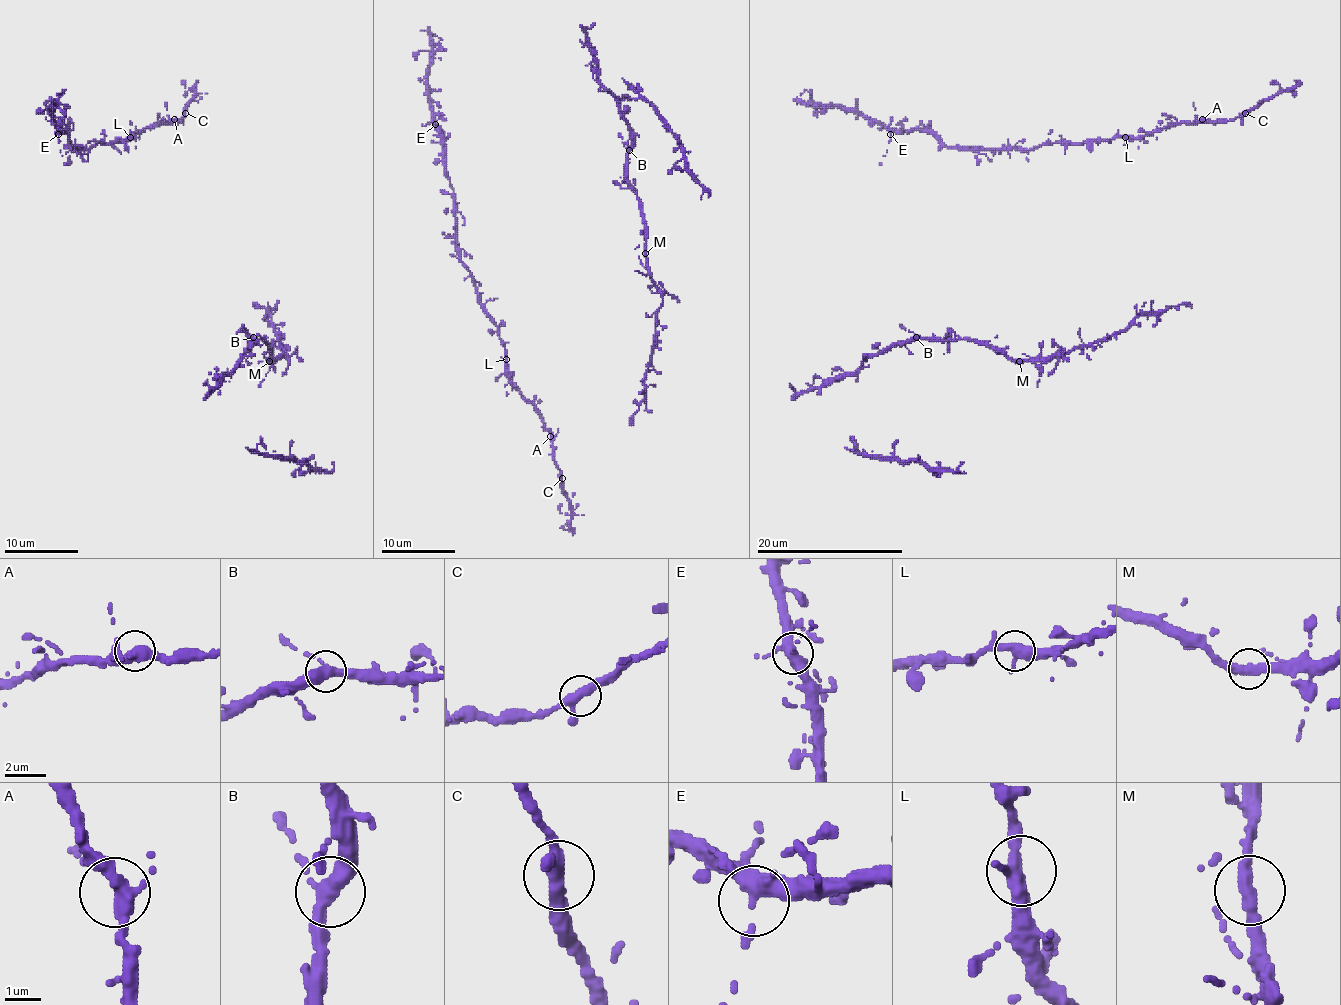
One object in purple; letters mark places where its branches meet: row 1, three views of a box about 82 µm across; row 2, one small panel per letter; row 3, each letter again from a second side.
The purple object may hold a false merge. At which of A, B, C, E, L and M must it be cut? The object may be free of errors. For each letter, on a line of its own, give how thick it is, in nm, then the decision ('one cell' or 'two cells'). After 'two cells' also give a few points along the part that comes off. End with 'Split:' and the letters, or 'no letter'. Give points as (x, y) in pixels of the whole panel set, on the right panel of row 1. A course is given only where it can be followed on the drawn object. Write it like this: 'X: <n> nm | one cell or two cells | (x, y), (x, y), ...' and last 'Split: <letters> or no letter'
A: 360 nm | one cell
B: 320 nm | one cell
C: 320 nm | one cell
E: 360 nm | one cell
L: 320 nm | one cell
M: 320 nm | one cell
Split: no letter

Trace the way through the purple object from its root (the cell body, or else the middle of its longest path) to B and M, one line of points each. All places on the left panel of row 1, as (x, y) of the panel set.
B: (253, 302), (268, 312), (279, 345), (286, 352), (269, 359), (266, 343), (262, 339), (251, 339), (253, 337)
M: (253, 302), (268, 312), (279, 345), (286, 352), (269, 361)

